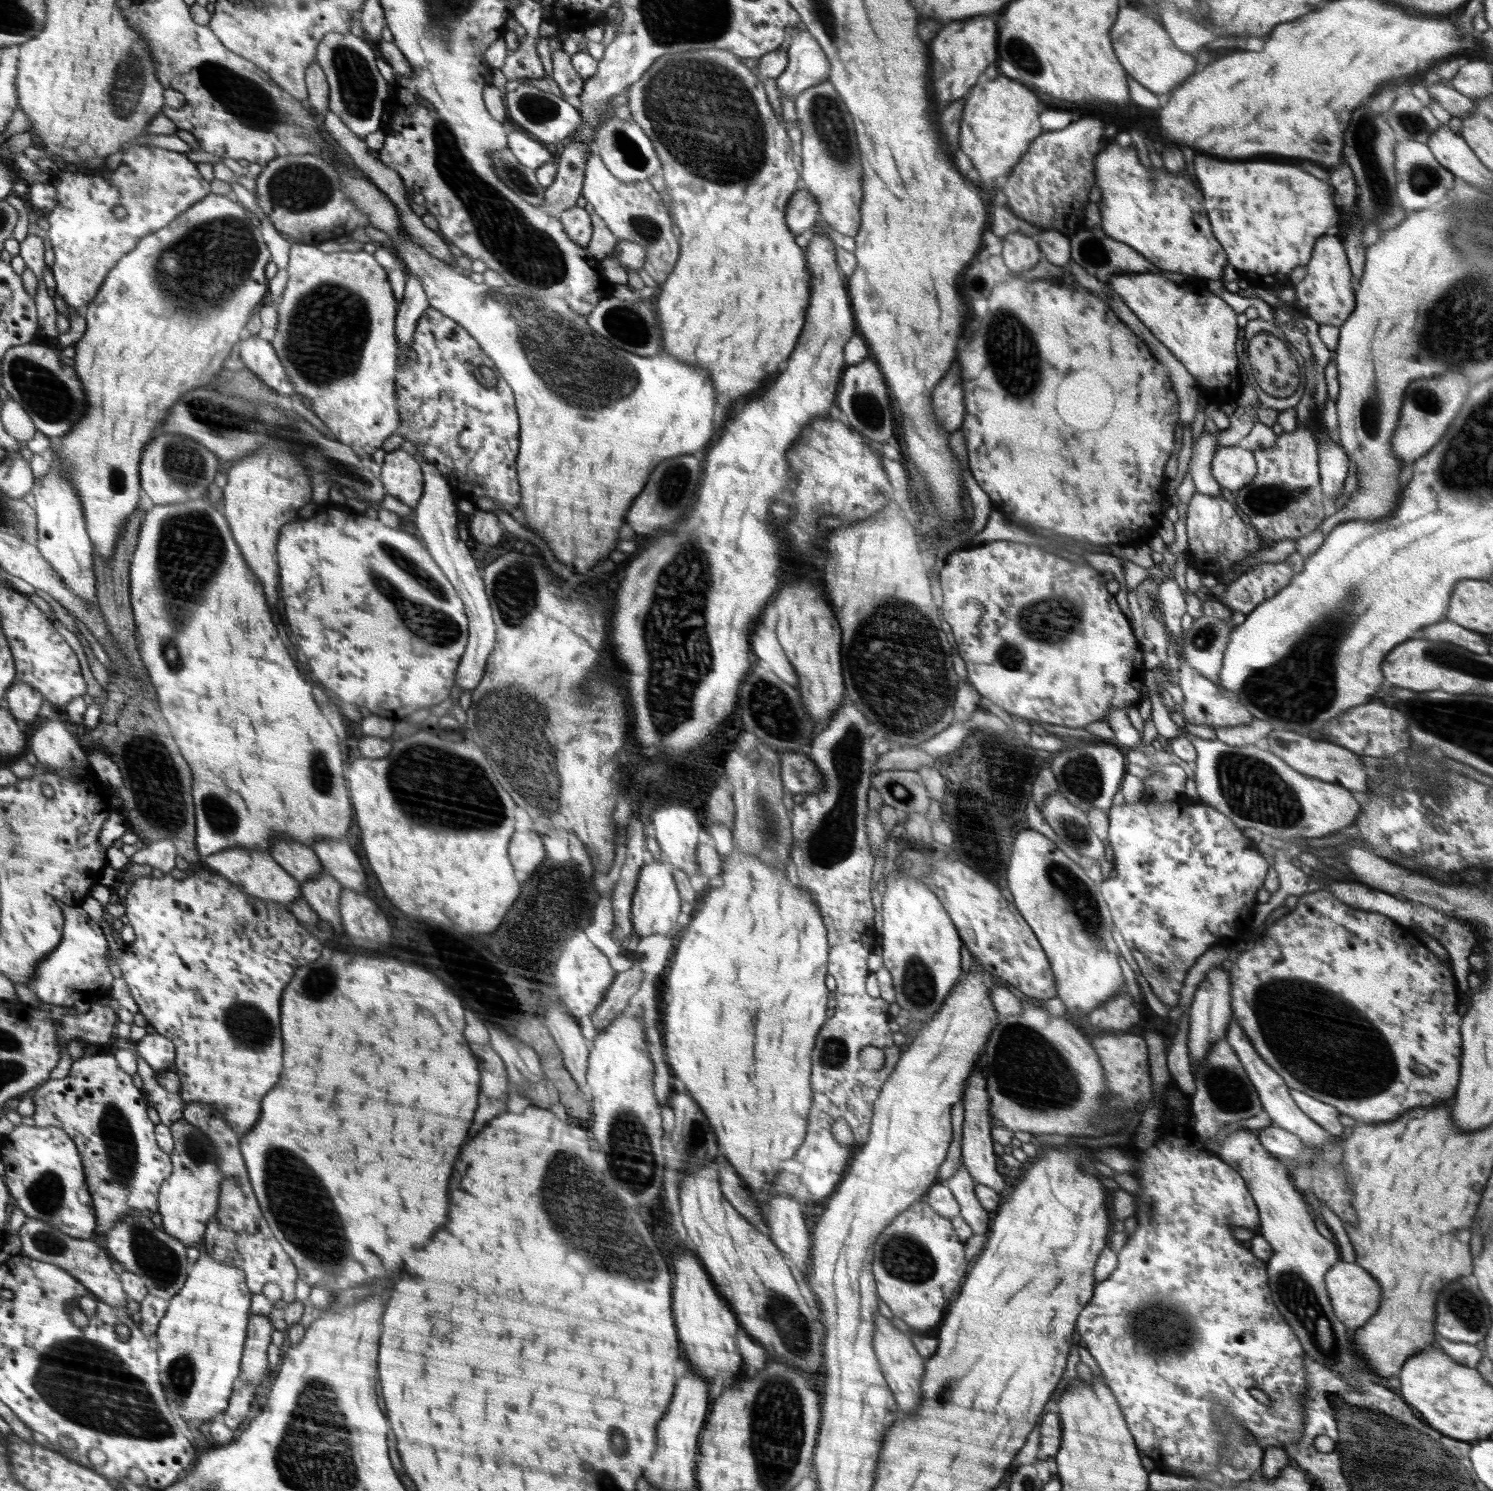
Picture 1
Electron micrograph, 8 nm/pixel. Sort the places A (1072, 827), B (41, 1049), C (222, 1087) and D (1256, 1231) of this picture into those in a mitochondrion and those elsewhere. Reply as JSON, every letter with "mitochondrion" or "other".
{"A":"mitochondrion","B":"other","C":"other","D":"other"}

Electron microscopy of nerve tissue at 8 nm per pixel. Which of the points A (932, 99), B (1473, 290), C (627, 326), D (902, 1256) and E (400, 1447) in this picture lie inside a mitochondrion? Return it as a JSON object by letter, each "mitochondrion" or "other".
{"A":"other","B":"mitochondrion","C":"mitochondrion","D":"mitochondrion","E":"other"}

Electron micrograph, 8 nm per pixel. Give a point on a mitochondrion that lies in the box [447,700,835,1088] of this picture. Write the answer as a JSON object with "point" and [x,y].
{"point":[770,830]}

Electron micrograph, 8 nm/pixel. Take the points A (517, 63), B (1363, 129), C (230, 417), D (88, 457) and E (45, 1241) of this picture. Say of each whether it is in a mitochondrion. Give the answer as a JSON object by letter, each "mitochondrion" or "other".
{"A":"other","B":"mitochondrion","C":"mitochondrion","D":"other","E":"mitochondrion"}

